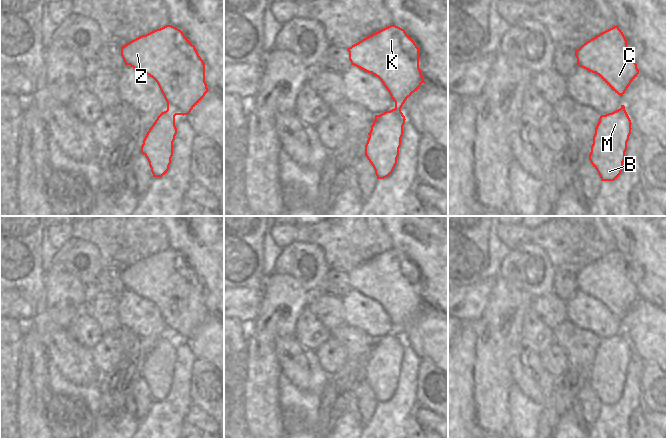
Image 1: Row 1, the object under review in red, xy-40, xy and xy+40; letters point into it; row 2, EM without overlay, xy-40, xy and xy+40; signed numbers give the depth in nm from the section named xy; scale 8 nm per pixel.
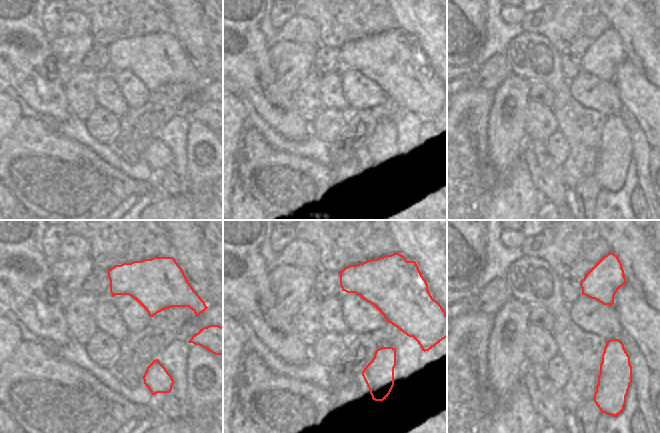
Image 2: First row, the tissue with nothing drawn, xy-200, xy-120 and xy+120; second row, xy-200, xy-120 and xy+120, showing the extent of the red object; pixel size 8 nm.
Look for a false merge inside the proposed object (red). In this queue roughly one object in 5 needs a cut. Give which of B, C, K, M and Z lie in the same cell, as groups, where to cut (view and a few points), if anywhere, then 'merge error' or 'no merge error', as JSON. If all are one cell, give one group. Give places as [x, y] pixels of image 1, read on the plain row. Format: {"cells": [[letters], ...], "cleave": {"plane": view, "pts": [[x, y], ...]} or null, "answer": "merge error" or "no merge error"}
{"cells": [["B", "C", "K", "M", "Z"]], "cleave": null, "answer": "no merge error"}

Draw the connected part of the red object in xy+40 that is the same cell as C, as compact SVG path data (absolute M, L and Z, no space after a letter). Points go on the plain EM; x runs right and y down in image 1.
M617 249L581 269L575 280L579 291L596 297L621 321L639 298L627 274L627 264Z

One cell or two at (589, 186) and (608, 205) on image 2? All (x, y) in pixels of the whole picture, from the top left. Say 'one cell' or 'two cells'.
two cells

